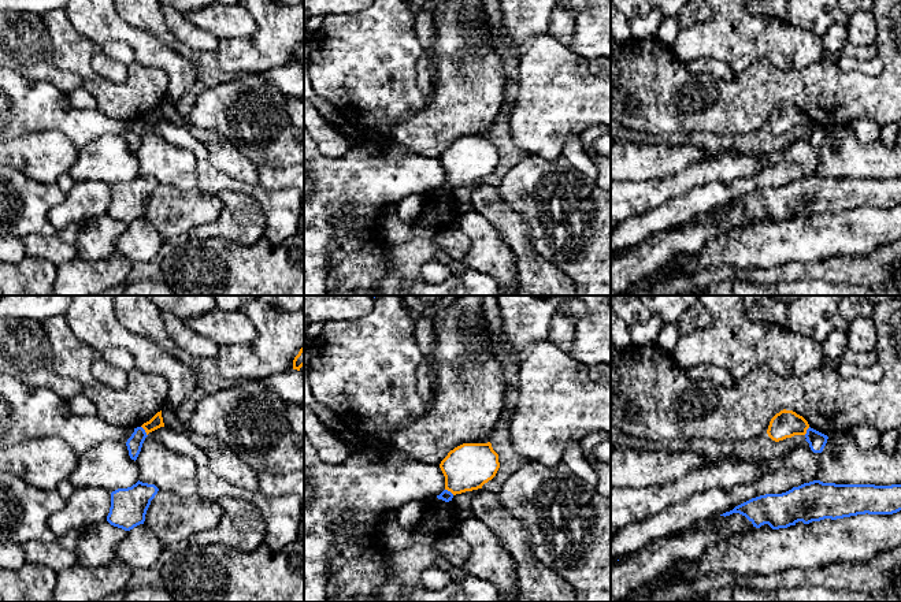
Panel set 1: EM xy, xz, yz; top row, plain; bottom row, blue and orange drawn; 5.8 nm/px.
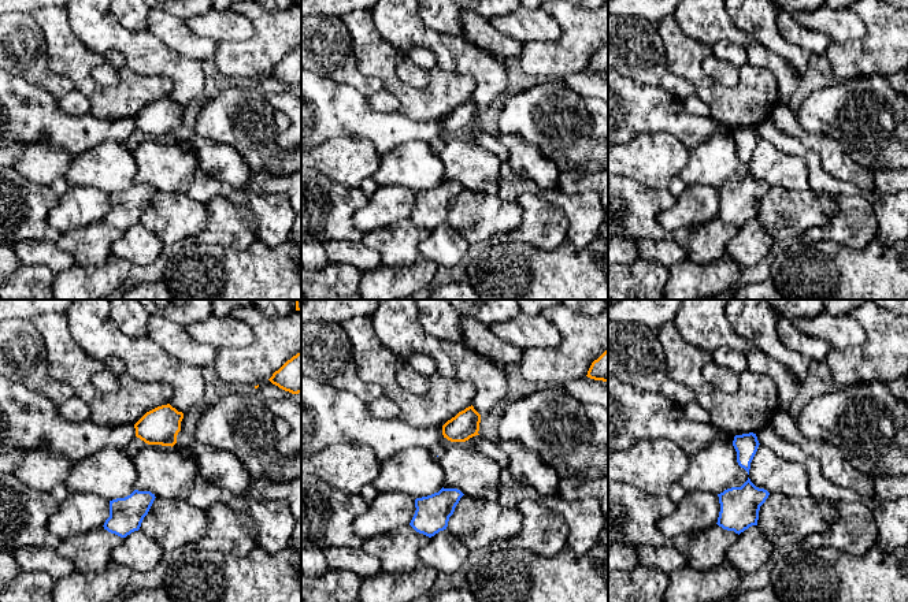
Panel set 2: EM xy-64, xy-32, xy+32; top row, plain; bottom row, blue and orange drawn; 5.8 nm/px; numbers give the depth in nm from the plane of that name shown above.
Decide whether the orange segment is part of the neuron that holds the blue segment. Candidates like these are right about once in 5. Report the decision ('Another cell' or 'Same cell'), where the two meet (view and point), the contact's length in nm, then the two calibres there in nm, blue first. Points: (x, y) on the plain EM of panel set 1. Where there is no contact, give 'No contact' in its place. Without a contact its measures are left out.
Another cell. Touches blue at xy (144, 125). Shared border 70 nm. Thickness 90 nm (blue) against 80 nm

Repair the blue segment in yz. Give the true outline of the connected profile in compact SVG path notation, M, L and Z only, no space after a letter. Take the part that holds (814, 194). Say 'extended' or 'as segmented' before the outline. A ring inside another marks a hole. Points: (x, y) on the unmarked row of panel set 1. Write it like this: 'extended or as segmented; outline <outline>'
as segmented; outline M813 174L782 187L765 187L752 192L733 204L720 209L739 207L745 209L756 222L768 218L772 223L787 222L798 215L809 218L824 212L843 212L857 208L893 208L901 204L901 178L835 178Z

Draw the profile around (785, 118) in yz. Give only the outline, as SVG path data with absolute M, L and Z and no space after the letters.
M783 103L771 112L767 127L779 135L794 129L805 129L808 122L809 118L802 109Z

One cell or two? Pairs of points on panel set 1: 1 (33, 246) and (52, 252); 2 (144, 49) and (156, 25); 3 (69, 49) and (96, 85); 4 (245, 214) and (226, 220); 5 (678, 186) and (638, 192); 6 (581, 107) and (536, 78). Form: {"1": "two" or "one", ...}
{"1": "one", "2": "two", "3": "one", "4": "one", "5": "one", "6": "one"}

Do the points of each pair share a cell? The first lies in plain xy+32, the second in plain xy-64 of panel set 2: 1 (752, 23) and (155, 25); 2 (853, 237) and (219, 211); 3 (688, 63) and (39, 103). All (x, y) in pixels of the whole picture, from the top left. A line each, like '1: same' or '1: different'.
1: different
2: same
3: different

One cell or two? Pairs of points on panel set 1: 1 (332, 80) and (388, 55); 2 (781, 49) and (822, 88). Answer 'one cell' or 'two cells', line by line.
1: one cell
2: two cells

